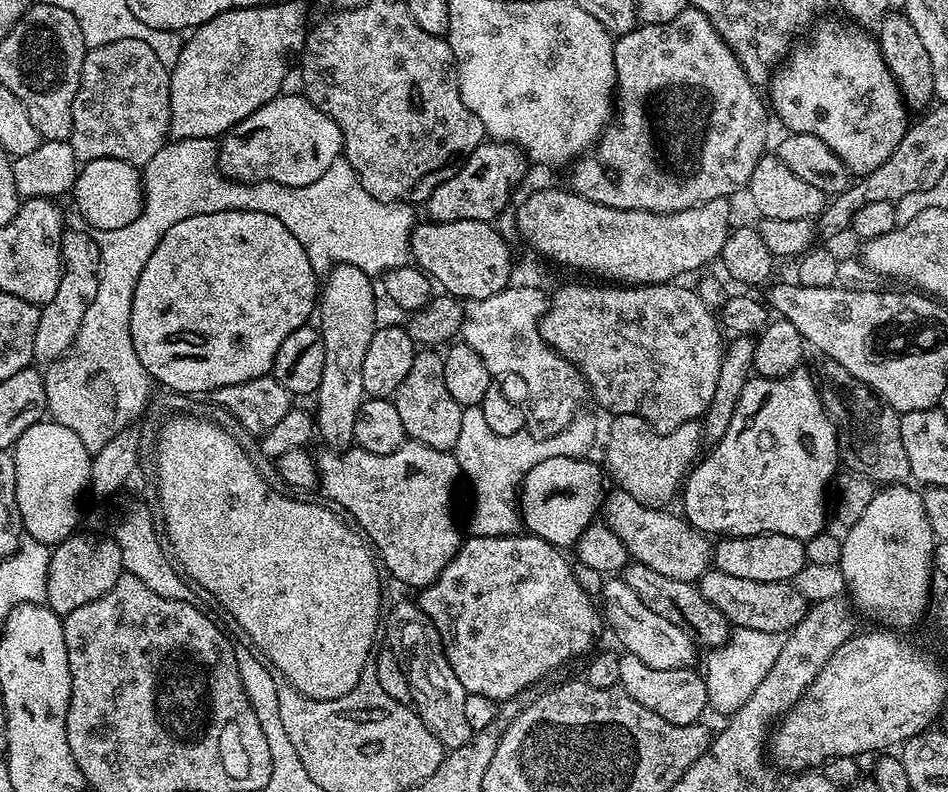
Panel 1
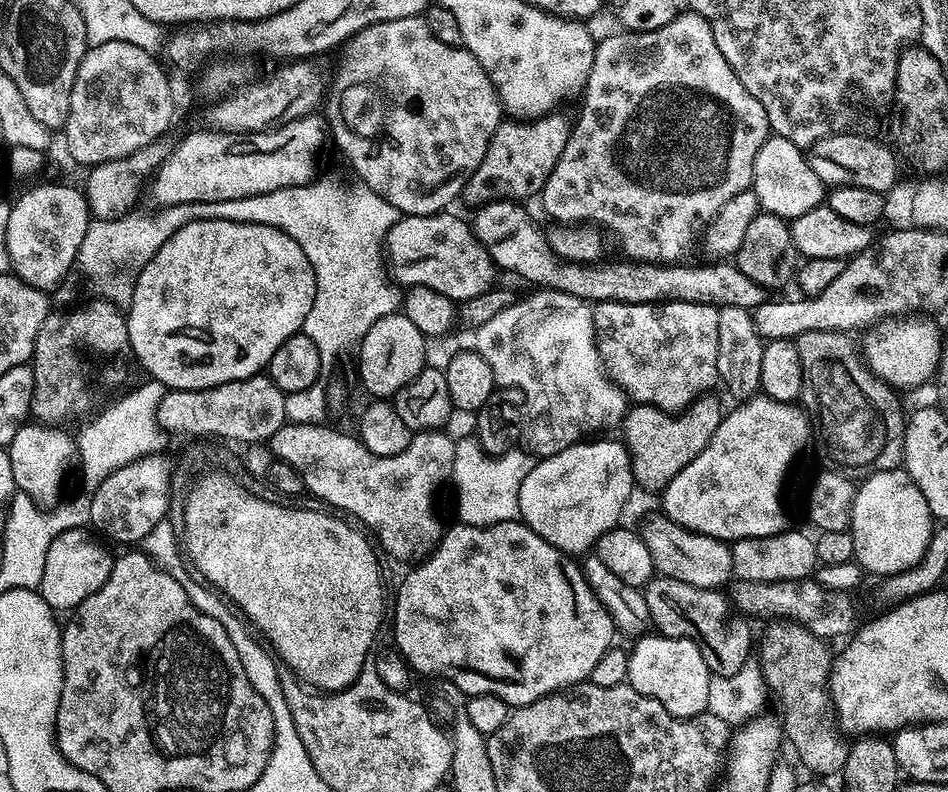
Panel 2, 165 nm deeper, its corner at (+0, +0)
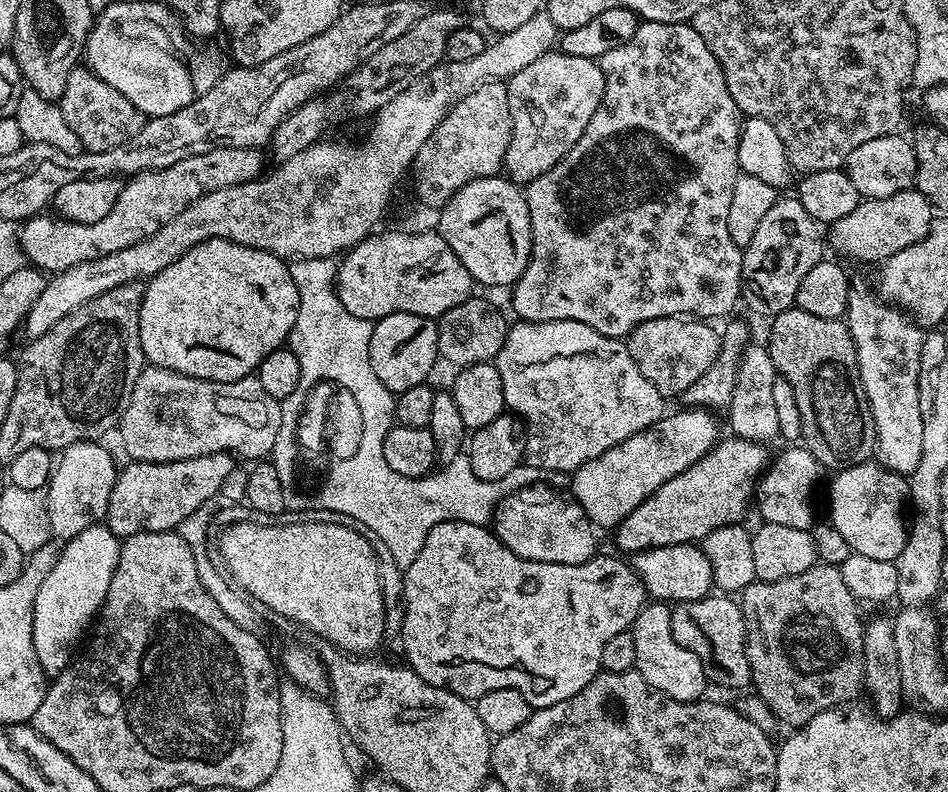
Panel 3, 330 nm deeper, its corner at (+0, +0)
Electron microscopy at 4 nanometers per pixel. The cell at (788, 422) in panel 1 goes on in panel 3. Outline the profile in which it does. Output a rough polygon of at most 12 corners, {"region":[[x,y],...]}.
{"region":[[721,439],[614,529],[627,554],[743,521],[770,463]]}

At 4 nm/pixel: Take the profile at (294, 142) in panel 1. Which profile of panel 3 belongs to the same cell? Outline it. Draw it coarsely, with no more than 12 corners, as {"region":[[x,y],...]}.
{"region":[[215,148],[139,172],[114,210],[18,228],[45,274],[118,254],[174,214],[265,171],[258,148]]}

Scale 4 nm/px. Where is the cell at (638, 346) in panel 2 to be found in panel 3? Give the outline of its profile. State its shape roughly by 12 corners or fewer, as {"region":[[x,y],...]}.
{"region":[[650,318],[626,338],[638,370],[682,394],[720,353],[707,319]]}

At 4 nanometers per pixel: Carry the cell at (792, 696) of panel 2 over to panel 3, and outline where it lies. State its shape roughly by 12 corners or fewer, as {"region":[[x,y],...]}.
{"region":[[839,567],[739,593],[755,695],[802,726],[864,687]]}

